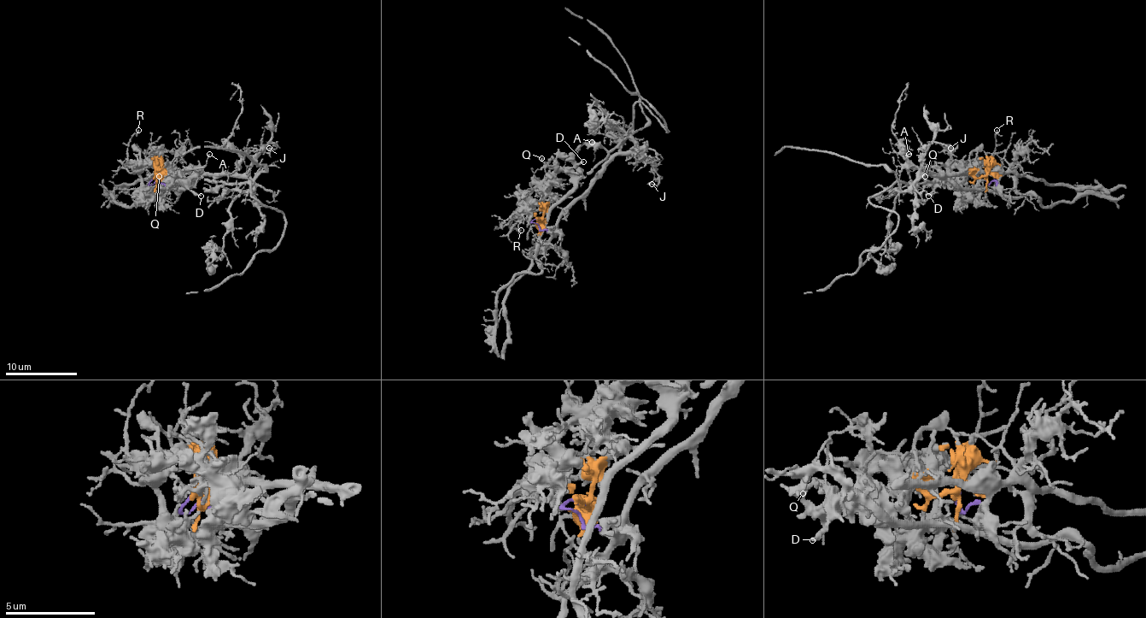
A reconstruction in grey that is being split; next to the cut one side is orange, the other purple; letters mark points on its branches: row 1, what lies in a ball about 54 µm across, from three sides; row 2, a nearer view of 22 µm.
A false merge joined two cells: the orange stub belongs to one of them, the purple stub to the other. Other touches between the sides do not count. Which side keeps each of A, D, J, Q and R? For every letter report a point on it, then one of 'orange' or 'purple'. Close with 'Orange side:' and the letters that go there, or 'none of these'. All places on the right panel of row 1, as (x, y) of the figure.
A: place (909, 154); orange
D: place (928, 196); orange
J: place (950, 148); purple
Q: place (925, 176); orange
R: place (996, 130); orange
Orange side: A, D, Q, R

